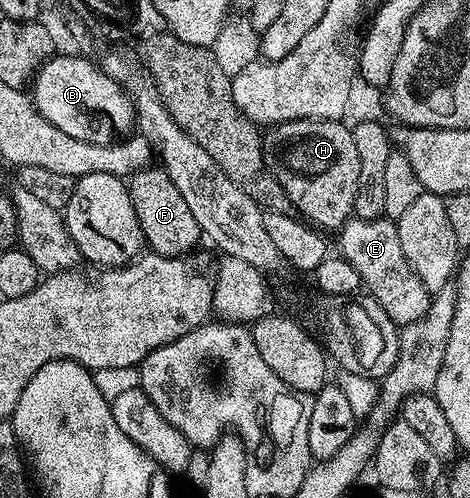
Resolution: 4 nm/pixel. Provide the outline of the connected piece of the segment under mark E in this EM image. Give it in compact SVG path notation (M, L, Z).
M356 219L347 220L338 228L339 235L338 254L353 269L357 269L362 286L366 294L372 295L389 313L389 317L396 325L412 323L417 317L423 317L431 304L432 292L428 291L425 284L413 273L409 261L405 261L405 253L401 250L401 237L399 228L392 220L382 219Z

